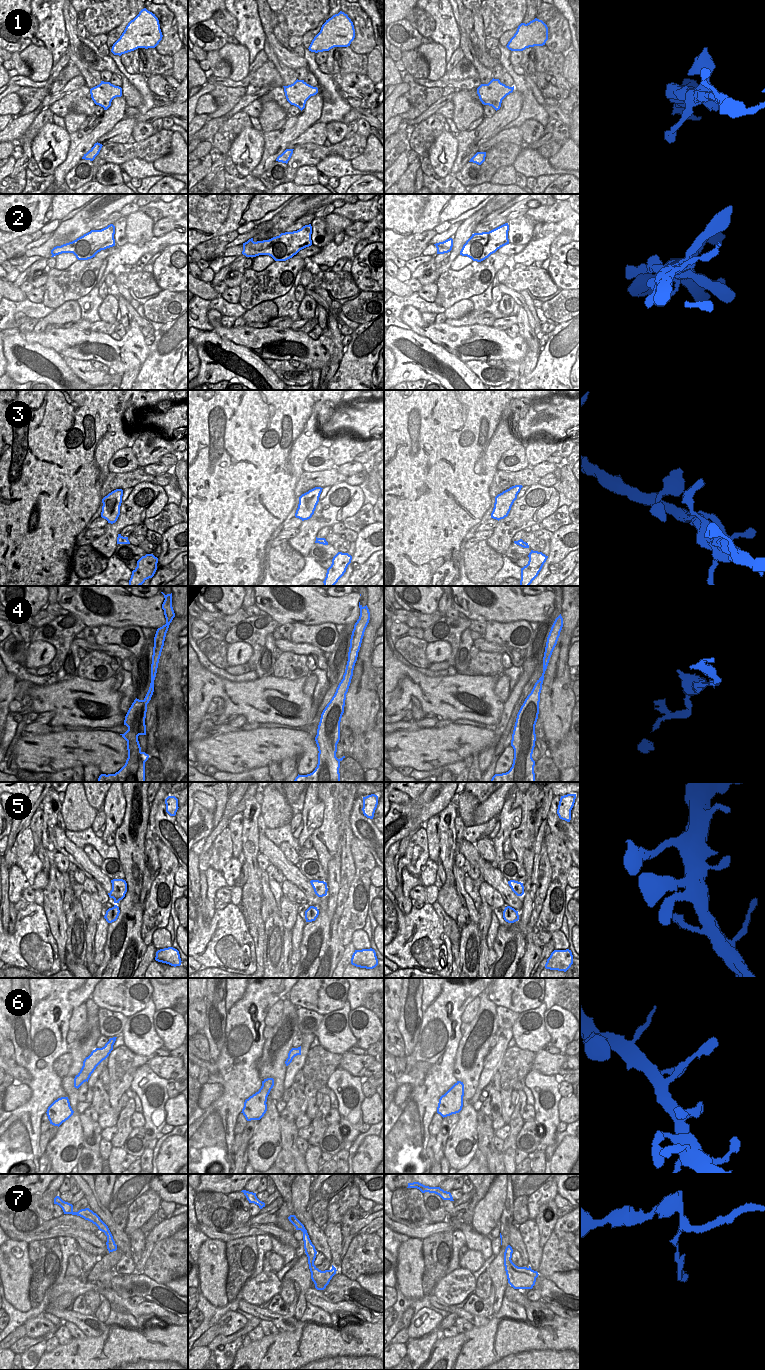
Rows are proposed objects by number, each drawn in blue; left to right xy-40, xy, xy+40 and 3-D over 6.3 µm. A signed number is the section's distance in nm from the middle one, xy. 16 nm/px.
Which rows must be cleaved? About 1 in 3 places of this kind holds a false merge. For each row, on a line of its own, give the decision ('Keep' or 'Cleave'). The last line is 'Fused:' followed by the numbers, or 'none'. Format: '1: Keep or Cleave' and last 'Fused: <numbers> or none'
1: Keep
2: Keep
3: Keep
4: Keep
5: Keep
6: Keep
7: Cleave
Fused: 7.

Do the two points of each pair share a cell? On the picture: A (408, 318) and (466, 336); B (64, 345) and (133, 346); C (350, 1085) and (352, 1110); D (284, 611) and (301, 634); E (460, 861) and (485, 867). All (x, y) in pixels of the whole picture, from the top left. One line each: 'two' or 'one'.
A: one
B: one
C: one
D: two
E: two

